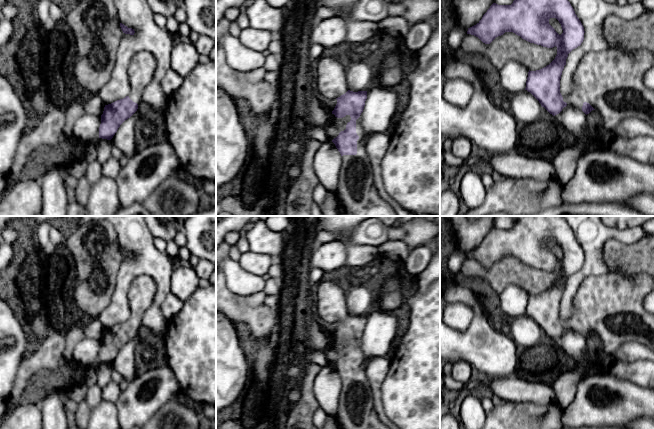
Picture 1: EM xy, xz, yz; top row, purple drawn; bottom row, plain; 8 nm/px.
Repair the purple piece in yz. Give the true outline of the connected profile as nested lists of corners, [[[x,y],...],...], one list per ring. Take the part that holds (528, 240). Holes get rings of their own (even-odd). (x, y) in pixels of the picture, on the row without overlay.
[[[511,216],[511,218],[514,220],[514,225],[511,229],[498,229],[496,227],[493,227],[490,232],[487,234],[487,236],[483,239],[482,243],[474,250],[468,252],[467,258],[474,259],[478,261],[483,267],[485,268],[490,268],[496,261],[503,259],[505,256],[513,256],[516,259],[520,260],[522,263],[534,267],[537,269],[541,269],[543,271],[547,272],[553,272],[557,271],[557,279],[555,283],[546,291],[536,294],[536,295],[530,295],[528,296],[528,301],[526,305],[526,312],[528,316],[530,316],[541,328],[542,331],[544,331],[550,338],[553,340],[559,338],[564,331],[567,329],[573,329],[575,331],[579,331],[582,333],[582,335],[587,339],[589,338],[592,334],[597,334],[601,341],[602,341],[602,353],[606,354],[613,354],[621,345],[623,345],[626,342],[634,341],[641,343],[649,348],[651,348],[654,351],[654,314],[649,313],[645,310],[643,307],[643,301],[645,297],[652,291],[654,290],[654,278],[652,276],[649,276],[647,274],[637,274],[637,275],[625,275],[621,272],[606,272],[605,274],[599,275],[599,276],[590,276],[586,278],[579,286],[579,289],[576,293],[575,299],[574,299],[574,313],[573,315],[567,319],[567,320],[562,320],[560,317],[560,303],[562,299],[562,295],[564,293],[564,290],[566,289],[566,283],[568,281],[568,278],[575,272],[581,269],[581,267],[584,264],[584,251],[575,238],[575,235],[573,231],[571,230],[570,226],[568,223],[563,219],[562,216]],[[550,242],[556,242],[559,247],[561,248],[563,257],[559,259],[555,253],[549,248],[549,243]]]

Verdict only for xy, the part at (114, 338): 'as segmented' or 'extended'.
extended

